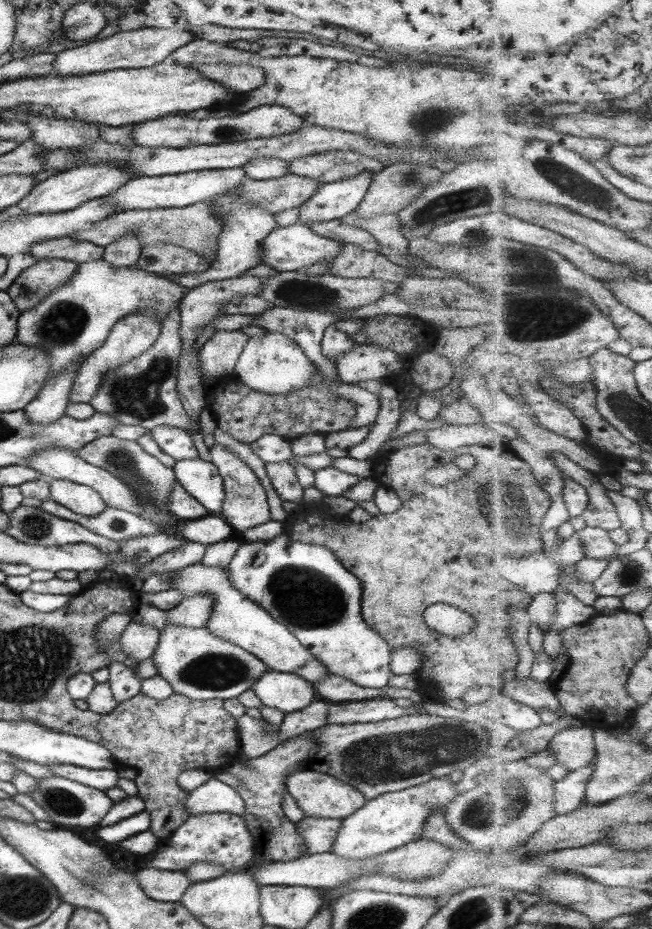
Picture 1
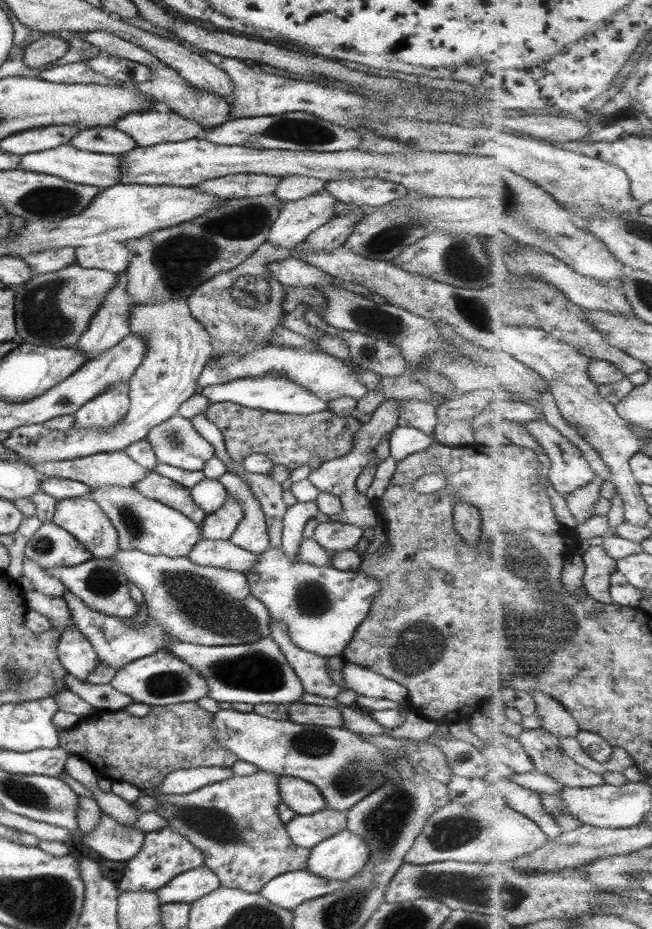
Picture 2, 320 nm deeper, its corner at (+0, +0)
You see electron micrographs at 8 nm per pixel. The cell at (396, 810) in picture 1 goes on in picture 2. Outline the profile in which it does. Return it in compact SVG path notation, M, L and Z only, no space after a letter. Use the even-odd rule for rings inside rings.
M343 830L313 846L304 869L327 880L347 880L367 864L368 858L363 839Z

